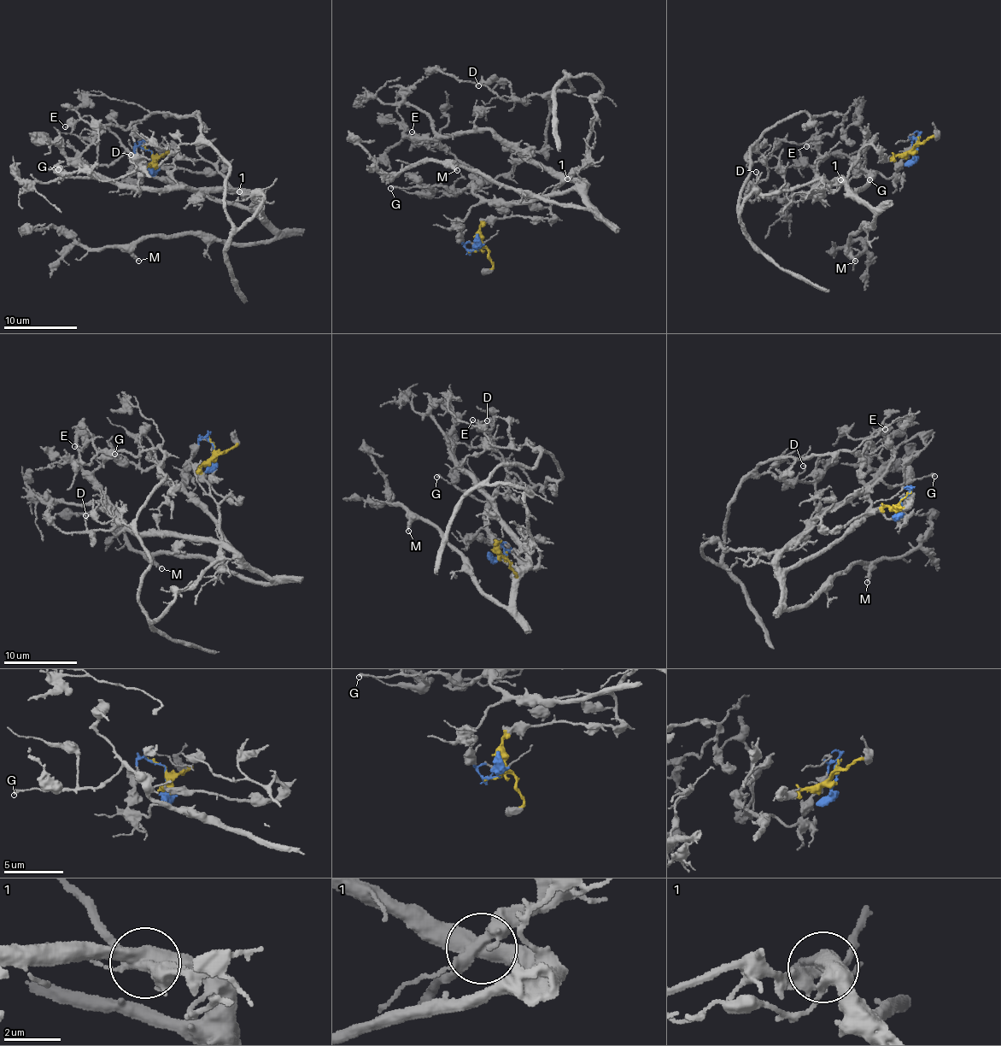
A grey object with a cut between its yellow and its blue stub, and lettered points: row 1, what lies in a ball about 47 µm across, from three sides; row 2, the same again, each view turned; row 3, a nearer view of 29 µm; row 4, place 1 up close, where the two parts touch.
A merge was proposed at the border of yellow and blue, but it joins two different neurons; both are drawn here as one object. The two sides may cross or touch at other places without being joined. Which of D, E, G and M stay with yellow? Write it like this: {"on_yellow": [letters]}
{"on_yellow": ["D", "E"]}

